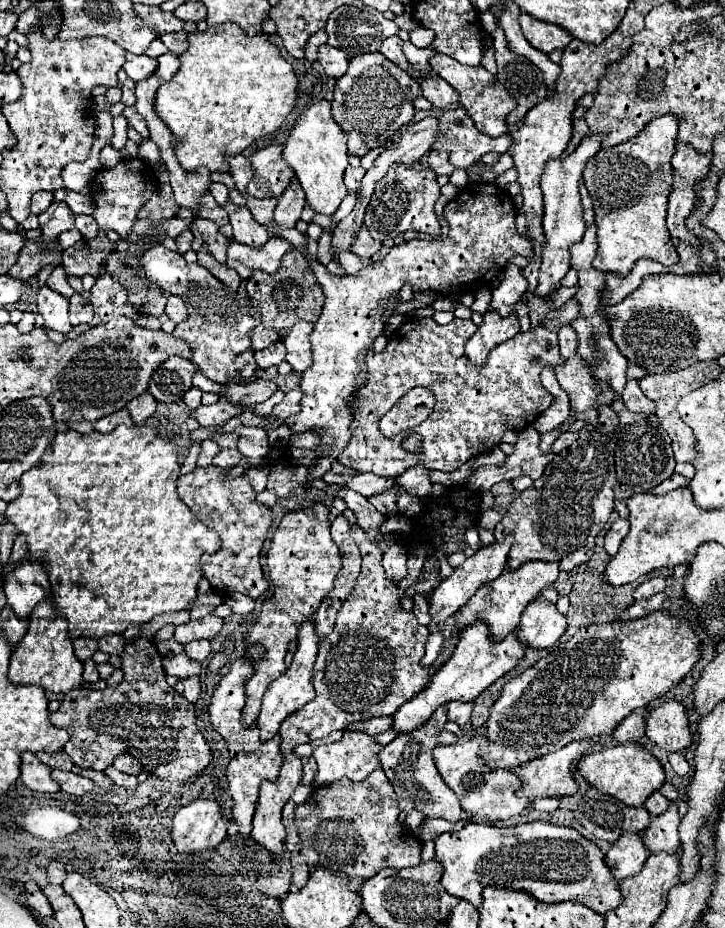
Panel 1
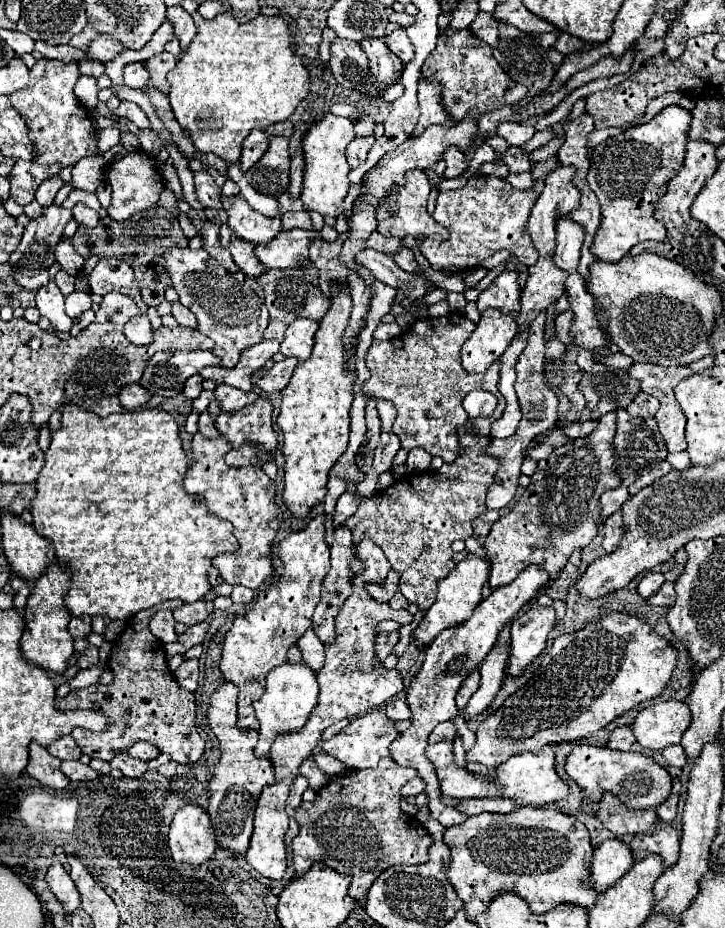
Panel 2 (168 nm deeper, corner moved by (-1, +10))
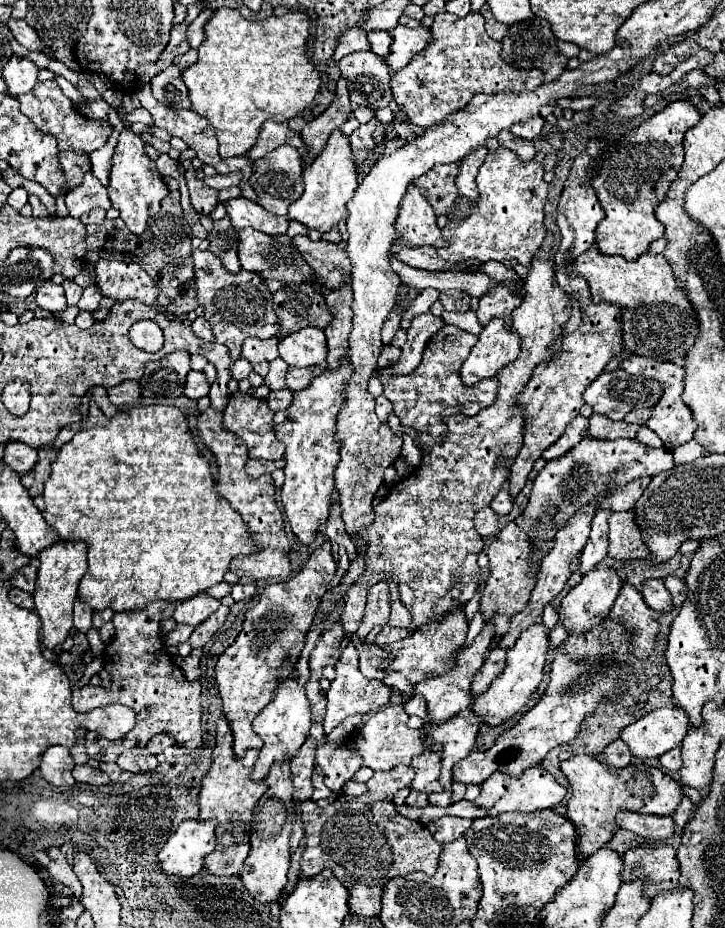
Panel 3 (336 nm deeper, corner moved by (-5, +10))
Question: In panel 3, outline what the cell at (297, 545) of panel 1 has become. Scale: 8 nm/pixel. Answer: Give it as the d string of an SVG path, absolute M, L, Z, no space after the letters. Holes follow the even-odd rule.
M325 541L305 563L303 571L279 585L265 587L257 605L247 611L243 631L237 641L219 657L215 667L215 681L223 701L223 715L233 731L233 753L239 757L247 749L259 749L263 741L255 737L251 729L253 717L257 717L263 707L273 699L277 689L277 677L287 675L287 659L299 657L305 645L307 631L313 621L321 597L329 591L329 583L337 571L331 555L331 545Z

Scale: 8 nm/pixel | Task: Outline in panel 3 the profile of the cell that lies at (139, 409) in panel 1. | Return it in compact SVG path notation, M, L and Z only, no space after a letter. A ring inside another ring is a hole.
M123 381L111 389L107 389L107 395L113 405L123 407L123 405L133 405L141 395L139 395L139 383L137 381Z

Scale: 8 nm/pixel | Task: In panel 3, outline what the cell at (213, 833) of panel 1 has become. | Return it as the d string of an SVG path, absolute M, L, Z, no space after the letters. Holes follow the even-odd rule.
M183 821L157 853L159 869L181 879L203 869L203 859L215 849L215 821Z

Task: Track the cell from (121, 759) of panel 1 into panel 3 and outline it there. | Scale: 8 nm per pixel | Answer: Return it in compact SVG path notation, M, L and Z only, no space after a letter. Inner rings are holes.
M159 733L159 735L155 735L155 737L149 739L147 751L153 753L153 755L157 755L157 753L161 753L163 749L167 749L171 745L175 745L175 739L171 735L167 735L167 733Z

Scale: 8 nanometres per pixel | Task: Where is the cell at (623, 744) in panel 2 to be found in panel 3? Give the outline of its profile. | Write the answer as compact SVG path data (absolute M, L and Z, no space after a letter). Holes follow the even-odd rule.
M617 739L607 745L607 749L601 753L601 759L605 765L609 767L627 767L631 761L631 753L627 753L627 747L623 743L619 743Z

